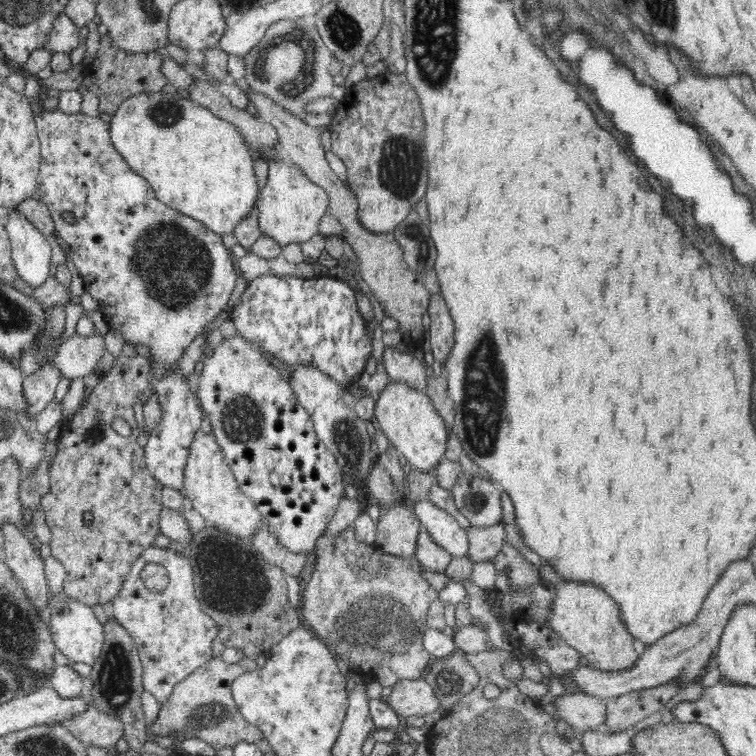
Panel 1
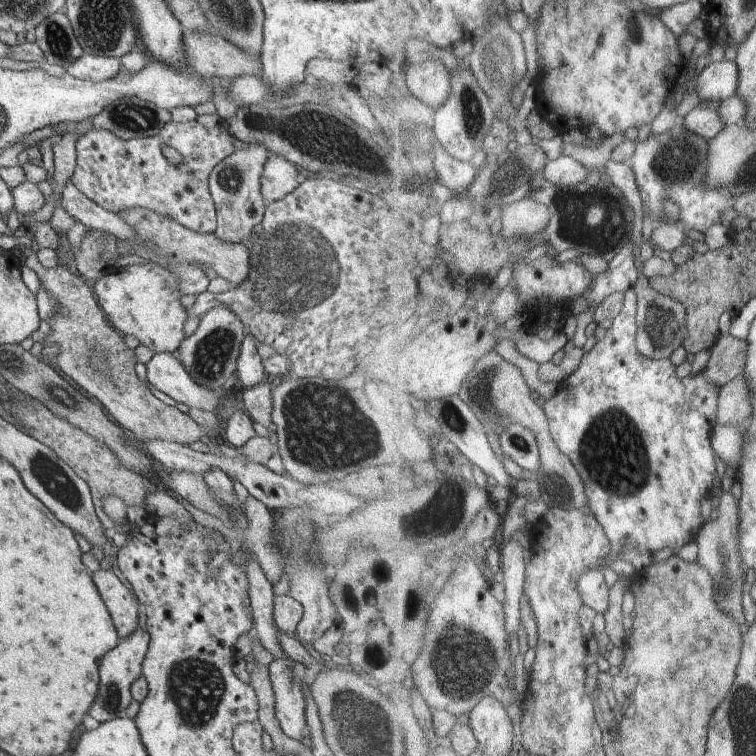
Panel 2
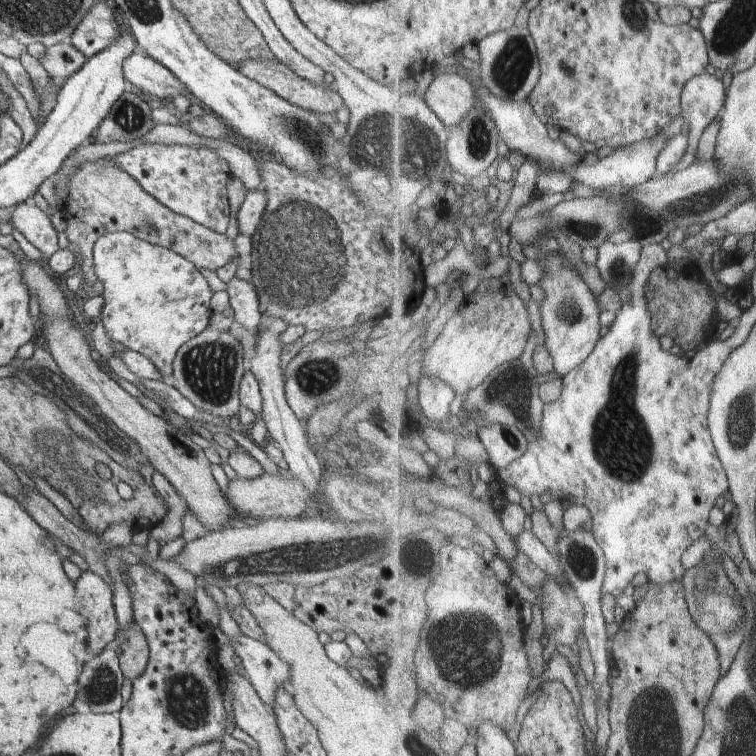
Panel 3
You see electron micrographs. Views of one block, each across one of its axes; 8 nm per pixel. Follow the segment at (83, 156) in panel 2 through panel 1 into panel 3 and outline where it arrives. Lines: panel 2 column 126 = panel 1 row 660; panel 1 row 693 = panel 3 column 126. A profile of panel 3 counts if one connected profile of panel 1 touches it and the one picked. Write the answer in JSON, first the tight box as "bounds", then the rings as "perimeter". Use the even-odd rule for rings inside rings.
{"bounds":[106,143,232,234],"perimeter":[[[142,143],[141,145],[137,145],[136,147],[127,149],[126,152],[122,152],[122,154],[118,154],[117,156],[111,157],[106,156],[106,158],[110,158],[111,162],[119,167],[121,170],[124,170],[131,178],[134,178],[138,185],[147,193],[150,194],[154,199],[157,199],[163,206],[166,206],[169,210],[172,210],[174,213],[179,213],[180,215],[185,215],[187,218],[194,220],[197,224],[206,226],[209,230],[214,230],[214,233],[217,234],[226,234],[227,227],[230,222],[230,206],[229,206],[229,197],[227,194],[227,185],[229,180],[232,178],[231,171],[229,165],[226,163],[224,158],[221,158],[216,151],[202,148],[201,146],[189,146],[189,145],[166,145],[159,143]]]}

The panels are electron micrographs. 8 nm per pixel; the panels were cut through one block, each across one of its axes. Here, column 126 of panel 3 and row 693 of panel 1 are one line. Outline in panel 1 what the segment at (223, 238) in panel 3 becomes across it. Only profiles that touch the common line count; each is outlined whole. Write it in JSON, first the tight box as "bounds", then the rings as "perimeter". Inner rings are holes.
{"bounds":[150,657,263,750],"perimeter":[[[215,657],[174,688],[173,696],[160,707],[157,720],[150,725],[150,730],[155,735],[166,735],[171,729],[179,732],[180,736],[197,736],[205,740],[217,750],[234,746],[240,741],[258,743],[263,737],[258,727],[250,725],[239,711],[238,704],[231,694],[231,685],[238,676],[242,676],[242,666],[239,663],[228,664],[220,657]]]}

